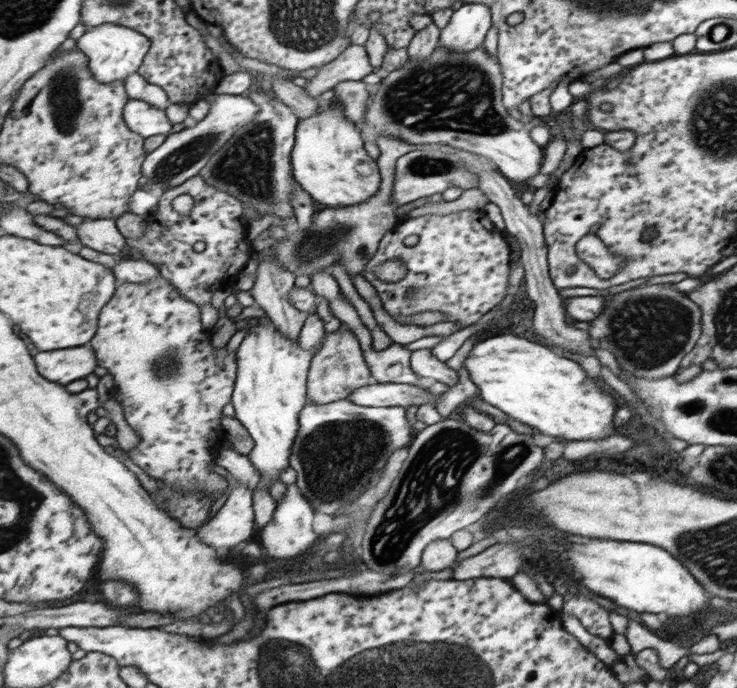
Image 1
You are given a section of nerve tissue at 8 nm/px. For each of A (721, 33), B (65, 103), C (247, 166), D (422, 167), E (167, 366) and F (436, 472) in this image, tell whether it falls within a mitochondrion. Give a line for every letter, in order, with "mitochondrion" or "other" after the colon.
A: mitochondrion
B: mitochondrion
C: mitochondrion
D: mitochondrion
E: mitochondrion
F: mitochondrion

